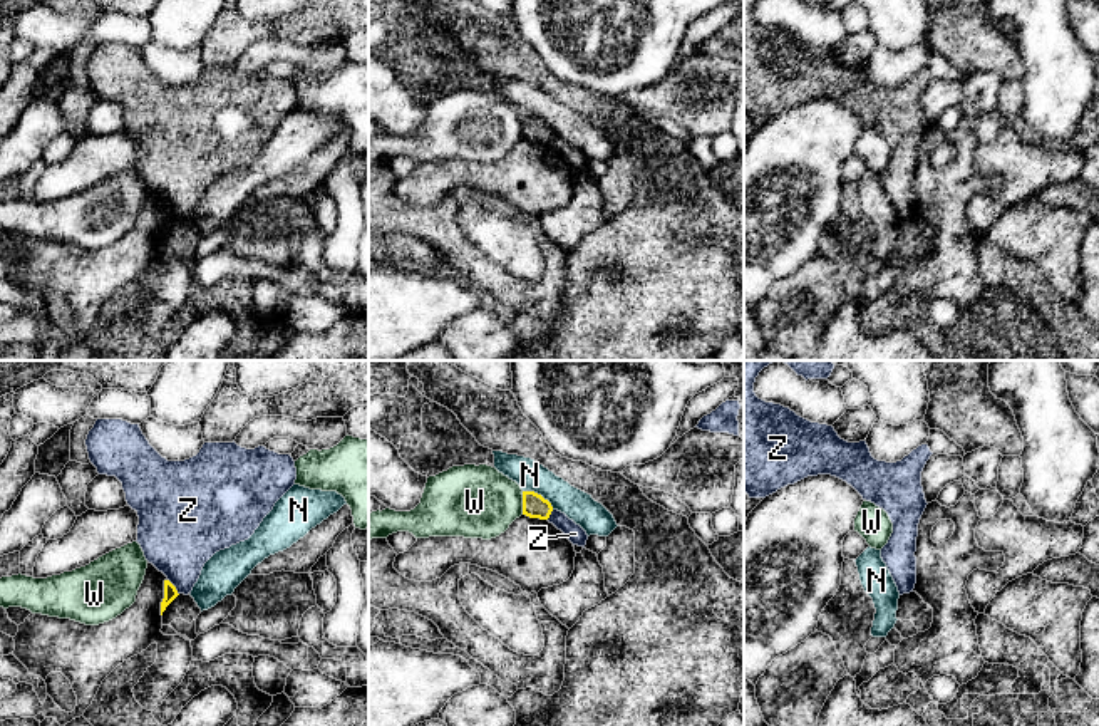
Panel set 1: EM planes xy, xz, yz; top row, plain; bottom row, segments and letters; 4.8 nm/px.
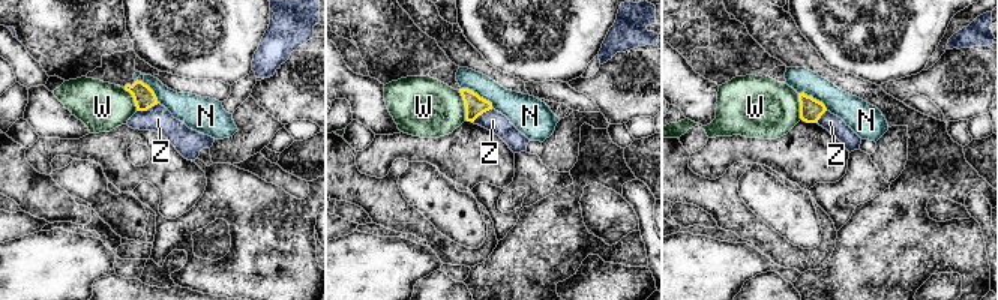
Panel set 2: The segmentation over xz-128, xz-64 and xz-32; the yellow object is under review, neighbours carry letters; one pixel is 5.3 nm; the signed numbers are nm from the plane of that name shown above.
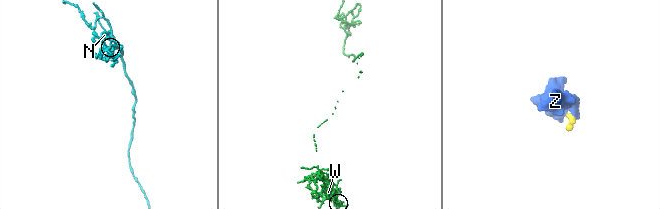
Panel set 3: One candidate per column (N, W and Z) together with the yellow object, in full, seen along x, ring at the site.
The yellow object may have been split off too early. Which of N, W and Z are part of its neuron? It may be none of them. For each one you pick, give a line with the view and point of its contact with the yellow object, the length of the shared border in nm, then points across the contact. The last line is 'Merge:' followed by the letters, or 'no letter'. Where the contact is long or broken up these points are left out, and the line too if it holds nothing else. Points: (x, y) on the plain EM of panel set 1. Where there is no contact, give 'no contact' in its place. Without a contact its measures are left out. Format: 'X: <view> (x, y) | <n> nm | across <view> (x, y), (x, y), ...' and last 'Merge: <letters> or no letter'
Merge: no letter

